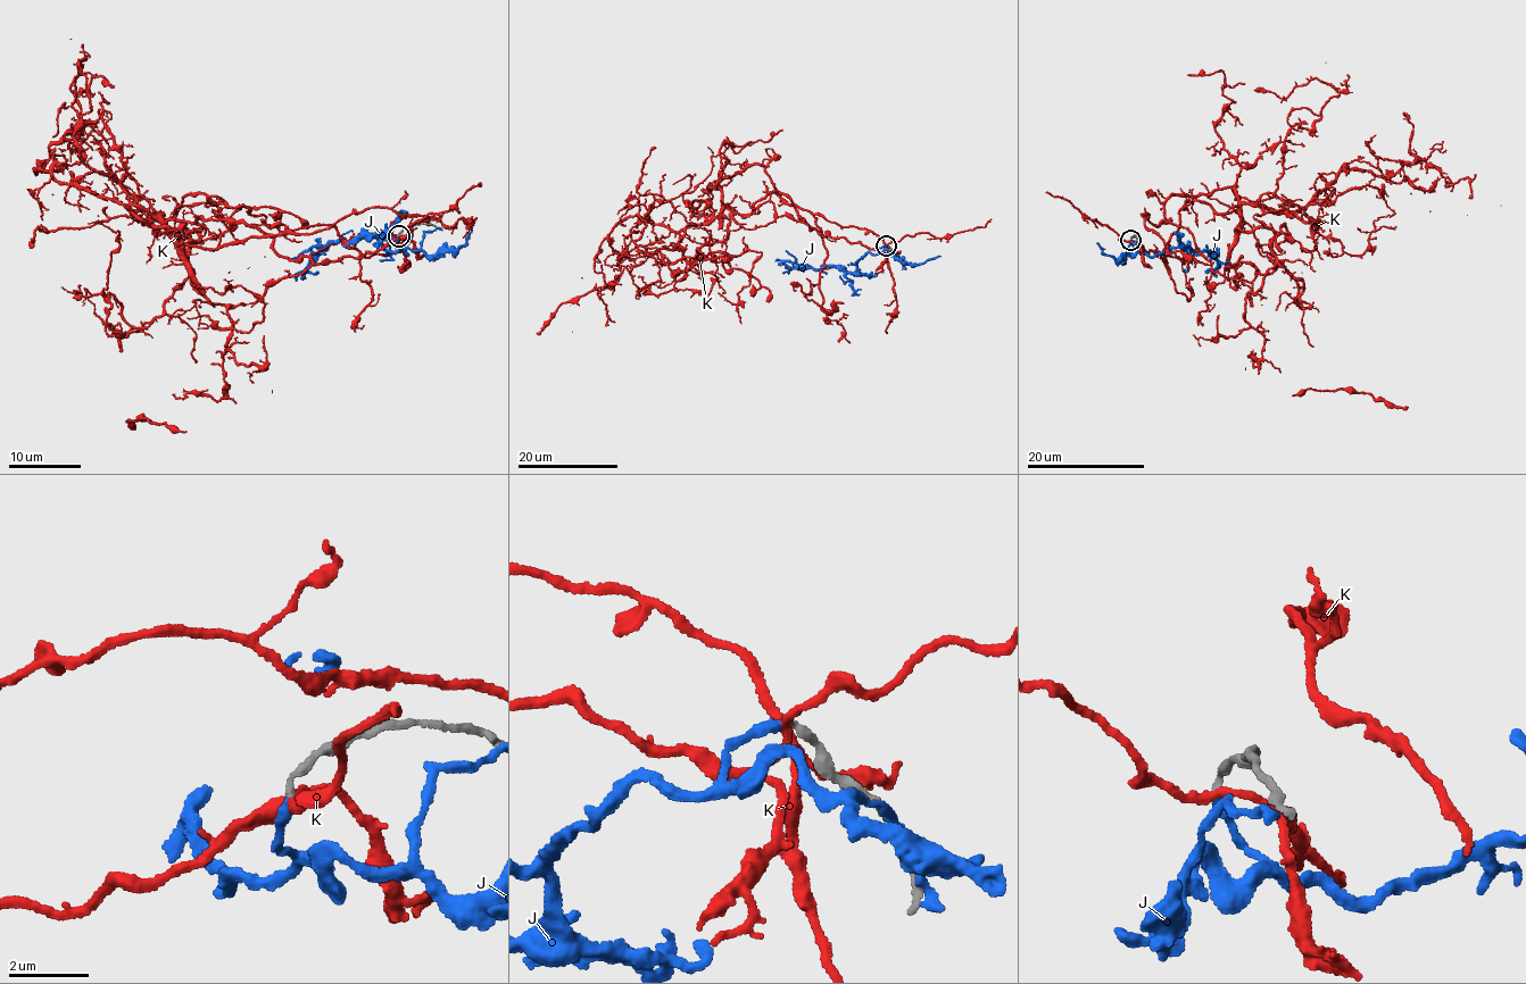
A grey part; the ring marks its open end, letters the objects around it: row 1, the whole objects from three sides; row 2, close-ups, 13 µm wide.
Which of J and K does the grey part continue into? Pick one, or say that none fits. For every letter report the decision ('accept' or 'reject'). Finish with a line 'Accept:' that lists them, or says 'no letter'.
J: accept
K: reject
Accept: J

